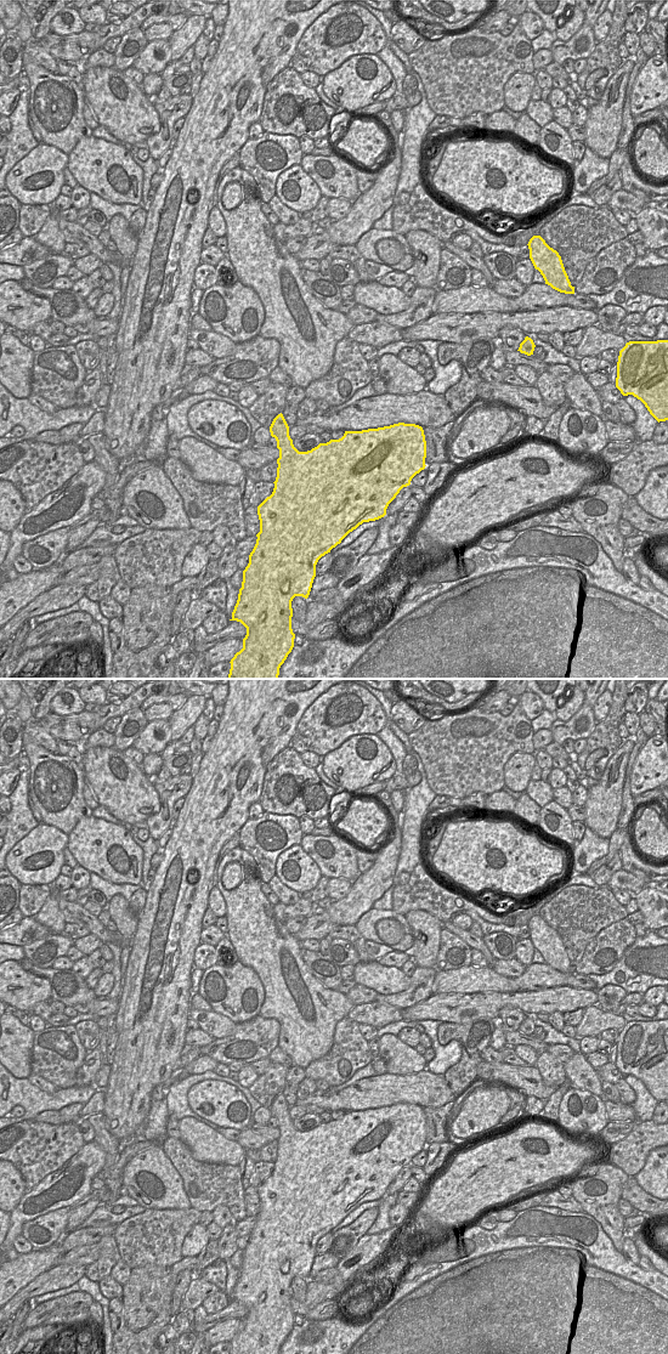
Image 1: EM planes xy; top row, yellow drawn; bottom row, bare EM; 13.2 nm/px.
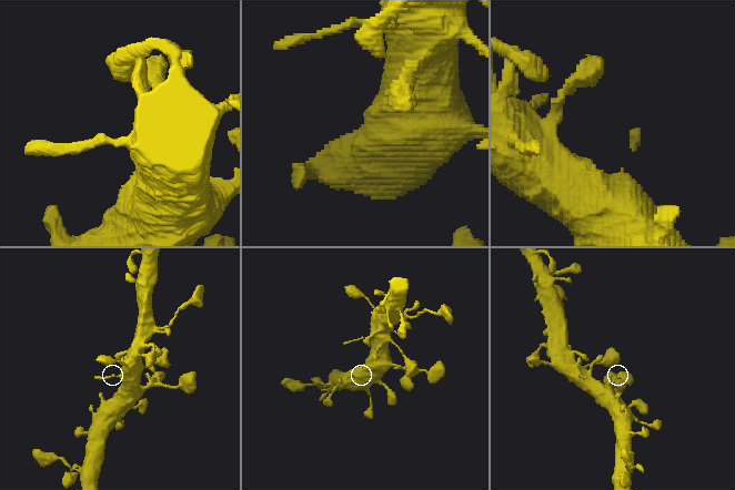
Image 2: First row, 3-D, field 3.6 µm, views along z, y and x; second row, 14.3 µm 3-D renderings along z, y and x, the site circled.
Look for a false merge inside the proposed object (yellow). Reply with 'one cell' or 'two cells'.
one cell

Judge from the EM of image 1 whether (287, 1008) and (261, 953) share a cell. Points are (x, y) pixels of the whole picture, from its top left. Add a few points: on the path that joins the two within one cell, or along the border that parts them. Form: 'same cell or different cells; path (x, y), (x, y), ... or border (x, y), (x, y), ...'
same cell; path (287, 995), (283, 979), (275, 967)

